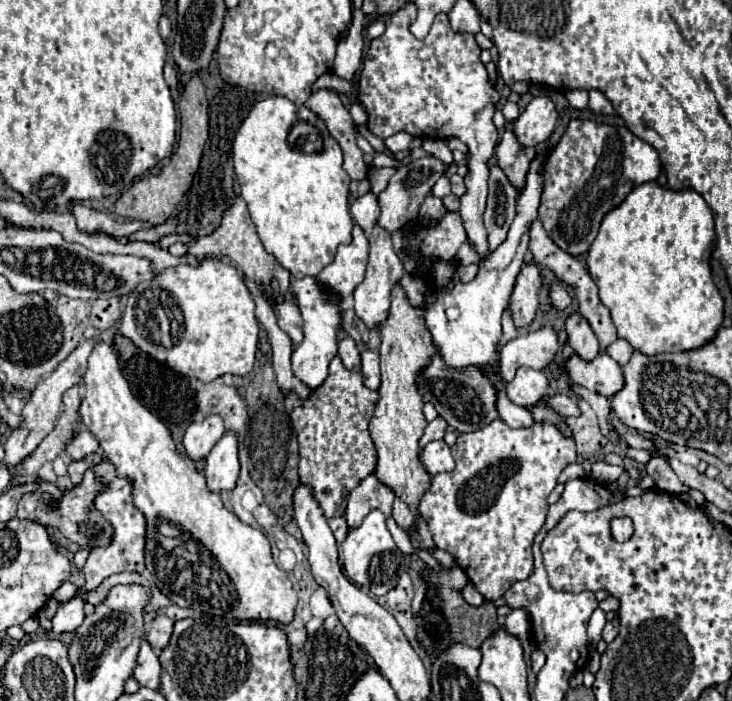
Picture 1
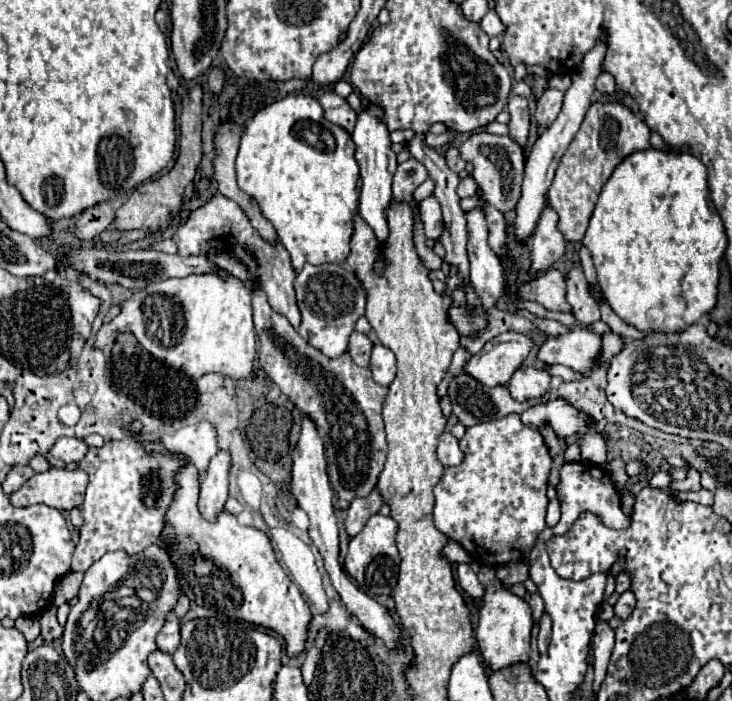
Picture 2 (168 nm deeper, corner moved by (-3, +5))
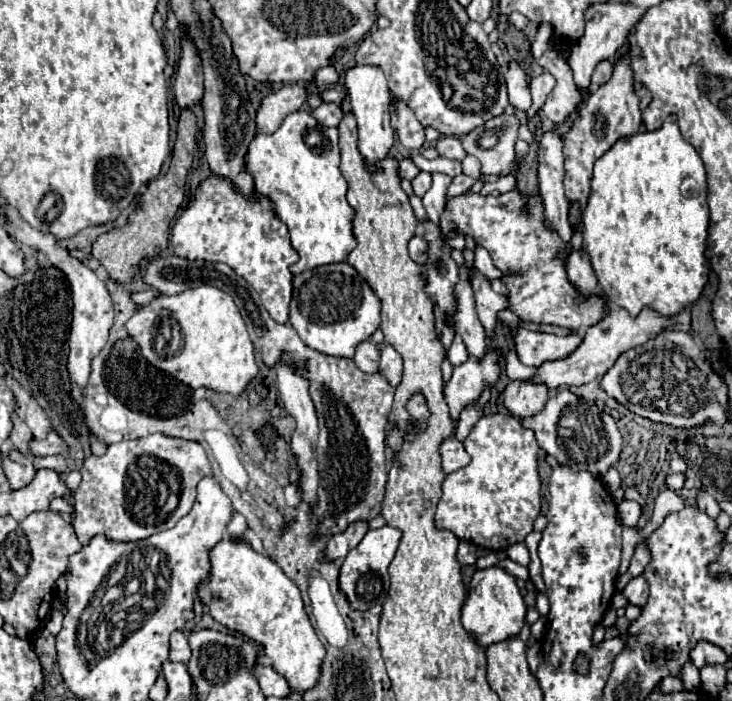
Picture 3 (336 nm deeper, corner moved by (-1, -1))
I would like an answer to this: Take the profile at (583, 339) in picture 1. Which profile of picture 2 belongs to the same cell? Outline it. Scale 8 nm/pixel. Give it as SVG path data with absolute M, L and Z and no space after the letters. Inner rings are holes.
M573 265L573 269L567 273L567 301L573 307L573 315L579 319L581 327L589 327L593 321L601 319L599 305L589 293L589 283L581 265Z

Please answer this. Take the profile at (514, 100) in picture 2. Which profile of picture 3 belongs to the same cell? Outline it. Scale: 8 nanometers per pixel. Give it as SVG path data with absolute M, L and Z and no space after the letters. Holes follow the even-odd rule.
M517 63L509 65L509 71L505 73L507 79L507 91L509 91L509 103L519 109L527 111L531 107L531 95L529 95L529 77L523 73L523 69Z

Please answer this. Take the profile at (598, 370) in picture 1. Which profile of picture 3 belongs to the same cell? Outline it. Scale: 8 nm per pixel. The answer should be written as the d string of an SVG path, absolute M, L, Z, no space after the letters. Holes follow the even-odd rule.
M515 329L515 351L523 365L539 367L545 361L559 361L563 357L569 357L583 337L579 333L569 333L565 337L549 335L549 333L537 333L529 329Z

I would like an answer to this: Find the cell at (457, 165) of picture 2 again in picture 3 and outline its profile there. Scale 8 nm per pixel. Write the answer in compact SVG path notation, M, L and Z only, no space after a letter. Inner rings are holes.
M441 137L437 141L437 153L445 159L453 159L453 161L463 161L463 157L467 155L461 141L457 137Z

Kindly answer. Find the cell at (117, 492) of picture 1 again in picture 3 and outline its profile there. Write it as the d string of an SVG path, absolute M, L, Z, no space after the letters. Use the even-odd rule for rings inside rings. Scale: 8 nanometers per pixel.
M155 433L145 439L113 443L105 455L89 455L83 461L83 479L75 491L73 527L77 539L81 545L97 535L111 541L141 541L157 531L171 529L189 513L197 483L209 473L211 463L197 441Z

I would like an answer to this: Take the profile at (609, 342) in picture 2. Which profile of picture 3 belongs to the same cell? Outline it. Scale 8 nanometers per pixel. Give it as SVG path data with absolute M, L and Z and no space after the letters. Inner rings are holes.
M611 307L611 313L607 317L603 317L597 325L589 327L585 333L583 343L565 359L561 361L547 361L539 367L539 373L531 379L531 381L541 381L547 383L549 389L557 389L557 387L571 387L571 385L585 385L591 383L595 379L601 379L617 361L617 357L637 345L643 345L647 339L655 337L657 333L661 333L667 325L673 325L675 319L667 319L667 317L659 317L655 311L651 309L643 309L635 319L619 307Z

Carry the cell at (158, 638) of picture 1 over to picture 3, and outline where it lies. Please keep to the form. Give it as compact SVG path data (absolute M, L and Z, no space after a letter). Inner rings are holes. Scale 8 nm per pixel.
M175 631L169 637L169 661L181 661L185 663L191 657L189 645L187 645L187 637L183 635L183 631Z

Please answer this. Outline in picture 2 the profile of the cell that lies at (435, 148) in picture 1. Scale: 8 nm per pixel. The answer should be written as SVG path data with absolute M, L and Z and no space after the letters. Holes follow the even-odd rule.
M425 179L425 181L415 189L415 193L413 193L415 201L423 201L425 197L431 197L431 195L433 195L433 189L435 189L435 183L433 183L431 179Z

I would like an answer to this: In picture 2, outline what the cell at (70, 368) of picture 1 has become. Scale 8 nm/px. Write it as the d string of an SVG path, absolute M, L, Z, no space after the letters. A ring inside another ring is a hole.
M205 273L205 275L189 275L185 279L165 279L151 283L149 287L133 293L131 299L123 303L121 313L99 329L95 347L109 353L113 341L123 331L131 331L137 337L137 341L143 345L143 349L149 351L155 359L175 369L183 369L193 379L199 379L205 373L219 373L231 379L247 379L253 371L257 337L251 319L251 291L237 277L229 277L223 281L215 273Z

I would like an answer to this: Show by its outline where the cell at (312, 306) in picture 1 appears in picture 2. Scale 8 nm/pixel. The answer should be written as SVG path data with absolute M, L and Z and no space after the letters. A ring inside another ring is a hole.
M307 263L303 271L295 279L295 293L297 293L297 305L301 311L301 325L299 333L301 337L309 339L313 347L317 347L327 357L343 355L349 347L349 335L355 329L355 323L359 317L365 315L365 301L367 293L357 279L357 275L343 265L311 265Z

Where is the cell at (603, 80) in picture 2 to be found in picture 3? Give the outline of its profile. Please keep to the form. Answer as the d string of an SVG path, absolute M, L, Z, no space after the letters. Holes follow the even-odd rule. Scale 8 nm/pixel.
M603 61L603 63L599 63L597 69L595 69L595 73L593 73L593 83L595 83L595 85L603 85L603 83L607 83L607 81L611 79L611 73L613 73L613 65L611 65L611 61Z

